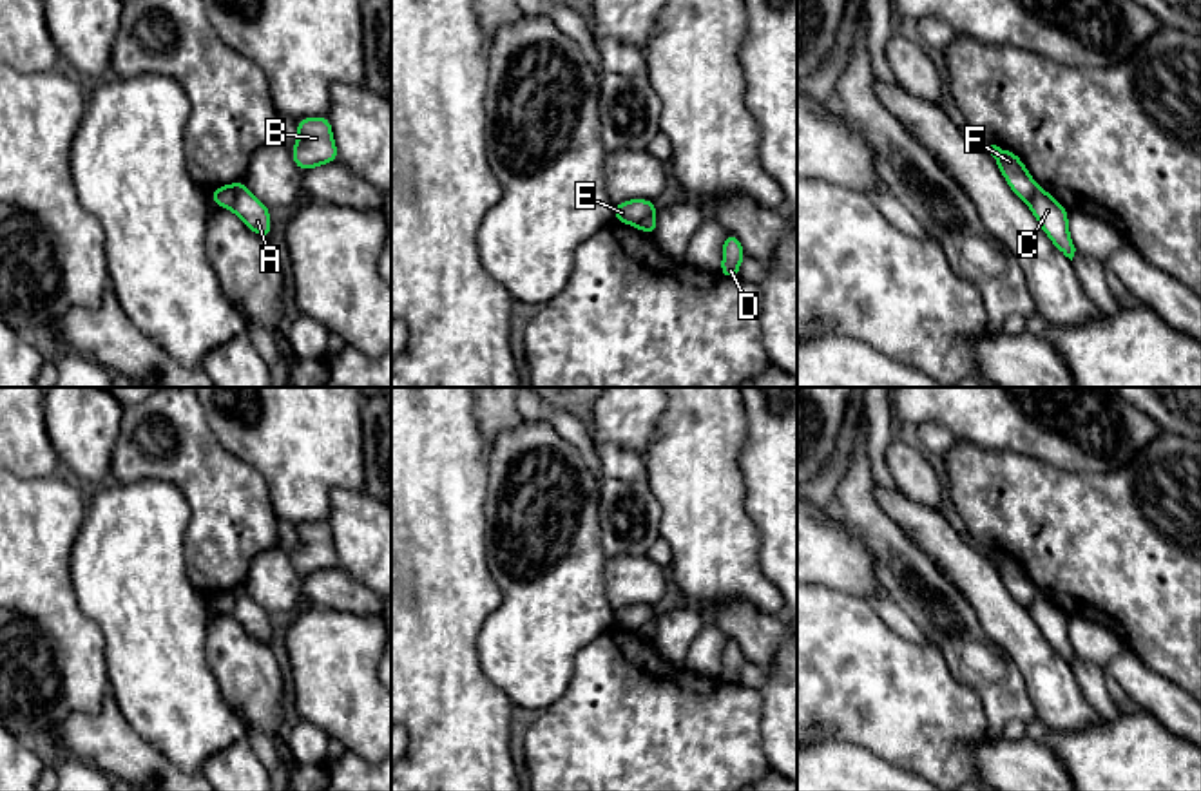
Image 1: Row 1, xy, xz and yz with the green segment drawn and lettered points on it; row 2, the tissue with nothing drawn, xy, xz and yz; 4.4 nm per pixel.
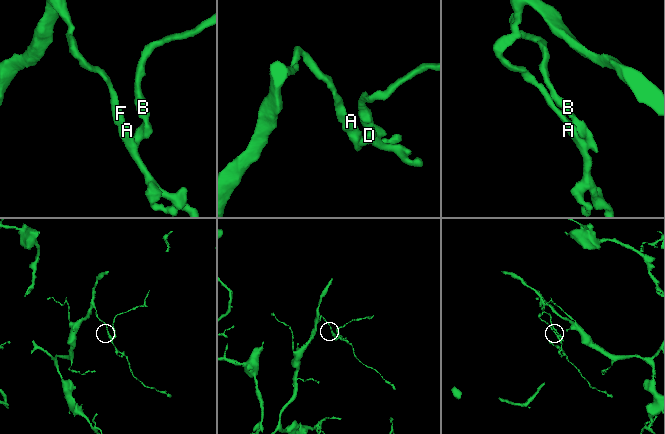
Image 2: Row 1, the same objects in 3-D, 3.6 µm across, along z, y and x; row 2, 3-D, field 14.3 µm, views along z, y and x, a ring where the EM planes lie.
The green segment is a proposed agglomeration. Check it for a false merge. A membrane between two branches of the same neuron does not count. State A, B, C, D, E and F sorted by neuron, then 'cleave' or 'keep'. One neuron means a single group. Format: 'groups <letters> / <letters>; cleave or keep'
groups A B C D / E F; cleave

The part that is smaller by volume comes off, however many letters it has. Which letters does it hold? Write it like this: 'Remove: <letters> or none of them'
Remove: A, B, C, D

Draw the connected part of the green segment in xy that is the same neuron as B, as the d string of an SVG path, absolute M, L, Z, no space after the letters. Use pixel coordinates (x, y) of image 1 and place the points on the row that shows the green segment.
M328 116L301 118L295 123L299 139L290 152L301 172L339 161Z

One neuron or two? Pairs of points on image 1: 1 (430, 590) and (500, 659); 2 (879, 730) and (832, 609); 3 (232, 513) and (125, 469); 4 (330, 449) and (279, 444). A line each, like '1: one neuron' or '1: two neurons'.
1: two neurons
2: one neuron
3: one neuron
4: one neuron

